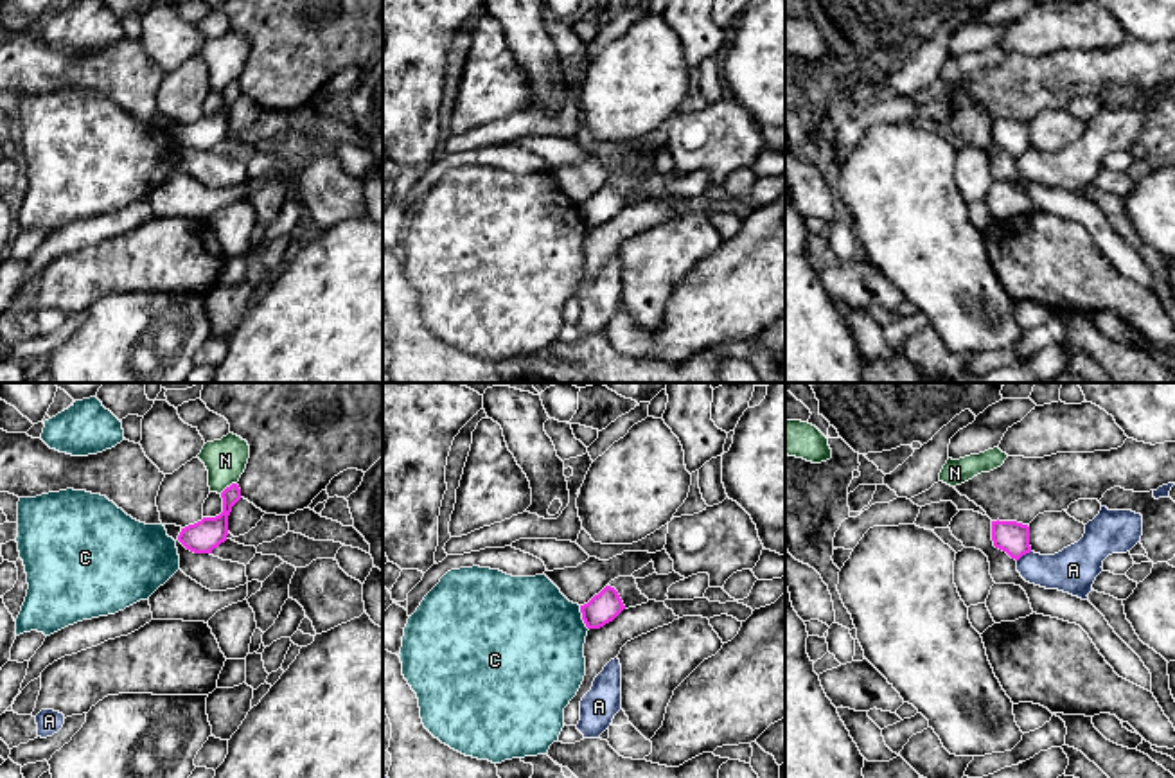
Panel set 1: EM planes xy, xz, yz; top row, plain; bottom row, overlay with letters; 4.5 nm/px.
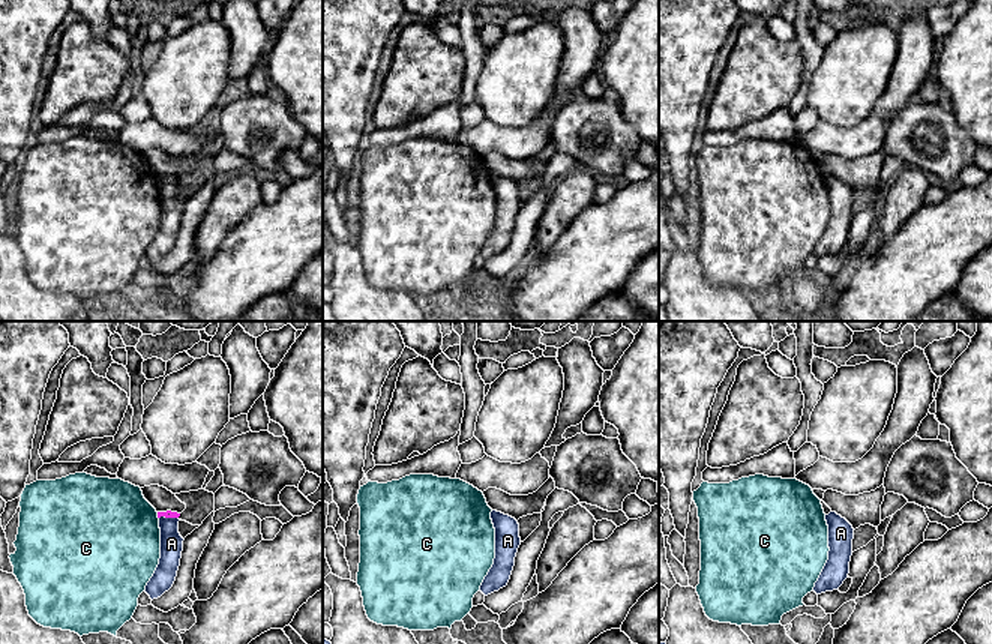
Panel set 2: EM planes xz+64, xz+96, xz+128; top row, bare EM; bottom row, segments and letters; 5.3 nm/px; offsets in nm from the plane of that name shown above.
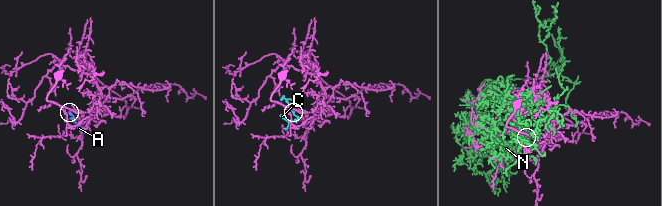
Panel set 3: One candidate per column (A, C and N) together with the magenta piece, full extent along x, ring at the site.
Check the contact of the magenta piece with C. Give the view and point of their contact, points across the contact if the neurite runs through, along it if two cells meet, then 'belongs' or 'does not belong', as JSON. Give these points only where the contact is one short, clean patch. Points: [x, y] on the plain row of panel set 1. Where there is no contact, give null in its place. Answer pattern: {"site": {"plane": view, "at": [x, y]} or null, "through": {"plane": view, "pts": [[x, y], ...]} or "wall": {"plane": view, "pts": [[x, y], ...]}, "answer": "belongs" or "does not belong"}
{"site": {"plane": "xz", "at": [583, 216]}, "wall": {"plane": "xz", "pts": [[579, 203], [581, 216], [588, 227]]}, "answer": "does not belong"}

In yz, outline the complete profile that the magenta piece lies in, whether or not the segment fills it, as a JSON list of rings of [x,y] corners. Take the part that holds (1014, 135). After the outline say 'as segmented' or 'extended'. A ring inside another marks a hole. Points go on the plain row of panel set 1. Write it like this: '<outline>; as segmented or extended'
[[[992,119],[992,138],[1015,158],[1031,149],[1029,124],[1017,119]]]; as segmented

